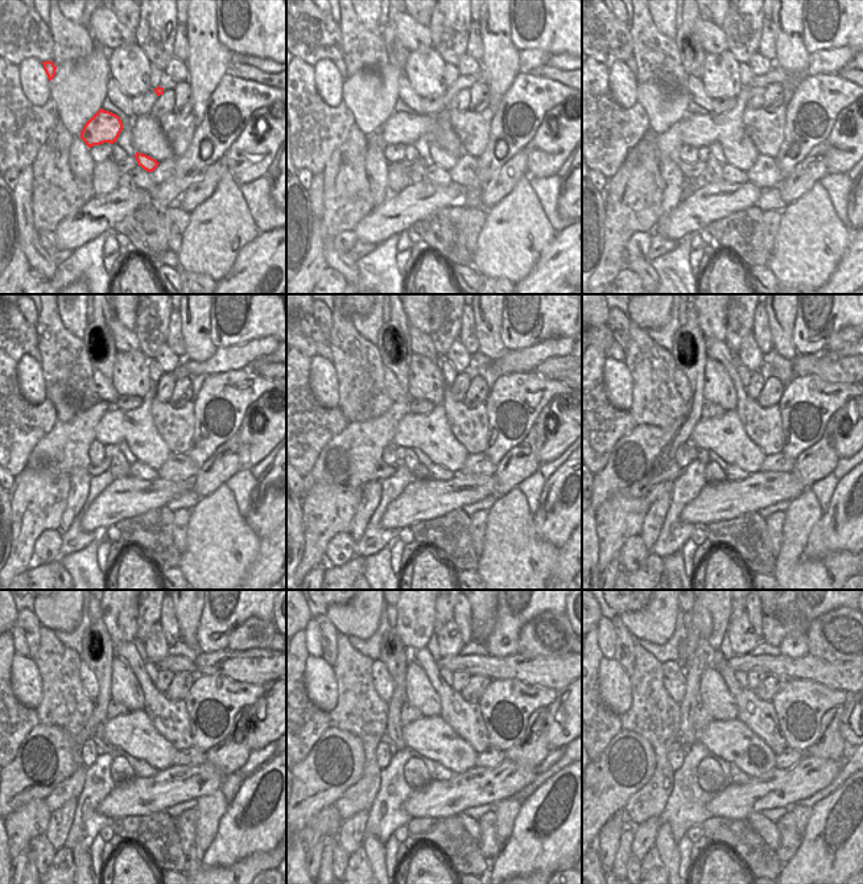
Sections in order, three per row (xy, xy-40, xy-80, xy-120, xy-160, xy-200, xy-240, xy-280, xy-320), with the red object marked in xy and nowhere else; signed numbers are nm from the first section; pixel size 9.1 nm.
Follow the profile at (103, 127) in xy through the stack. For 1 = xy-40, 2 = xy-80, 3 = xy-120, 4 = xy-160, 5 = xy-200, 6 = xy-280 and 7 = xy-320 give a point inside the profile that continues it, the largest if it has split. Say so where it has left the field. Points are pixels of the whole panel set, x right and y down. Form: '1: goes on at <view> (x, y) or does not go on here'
1: goes on at xy-40 (404, 128)
2: goes on at xy-80 (697, 129)
3: goes on at xy-120 (136, 428)
4: goes on at xy-160 (430, 433)
5: goes on at xy-200 (726, 436)
6: goes on at xy-280 (433, 738)
7: goes on at xy-320 (733, 740)

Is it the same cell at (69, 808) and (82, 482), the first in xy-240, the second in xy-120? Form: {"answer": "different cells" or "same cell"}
{"answer": "same cell"}

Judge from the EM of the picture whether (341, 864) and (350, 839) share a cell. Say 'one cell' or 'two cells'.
two cells

